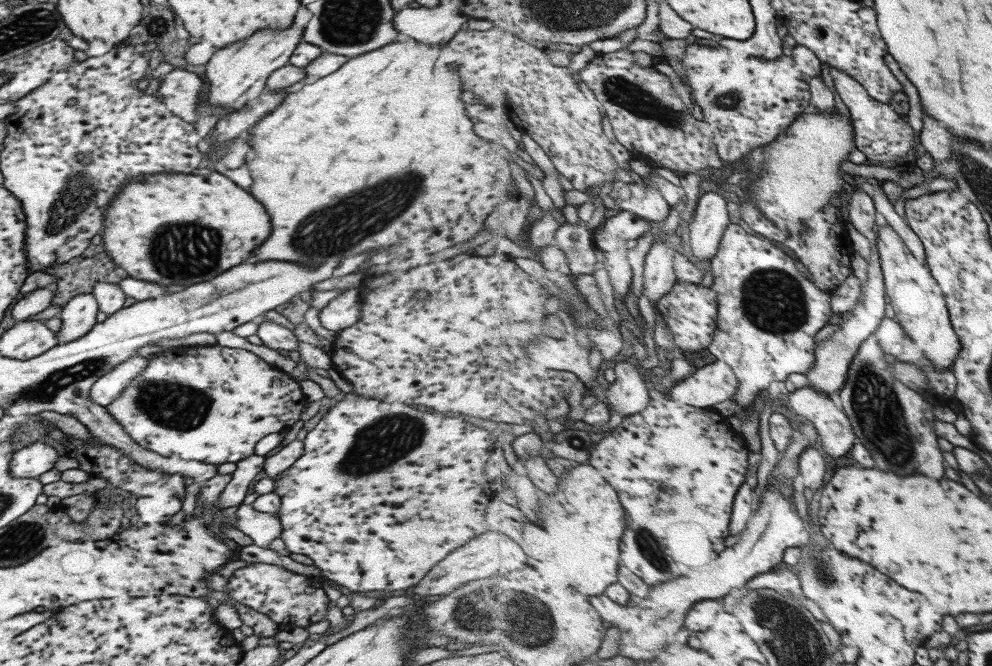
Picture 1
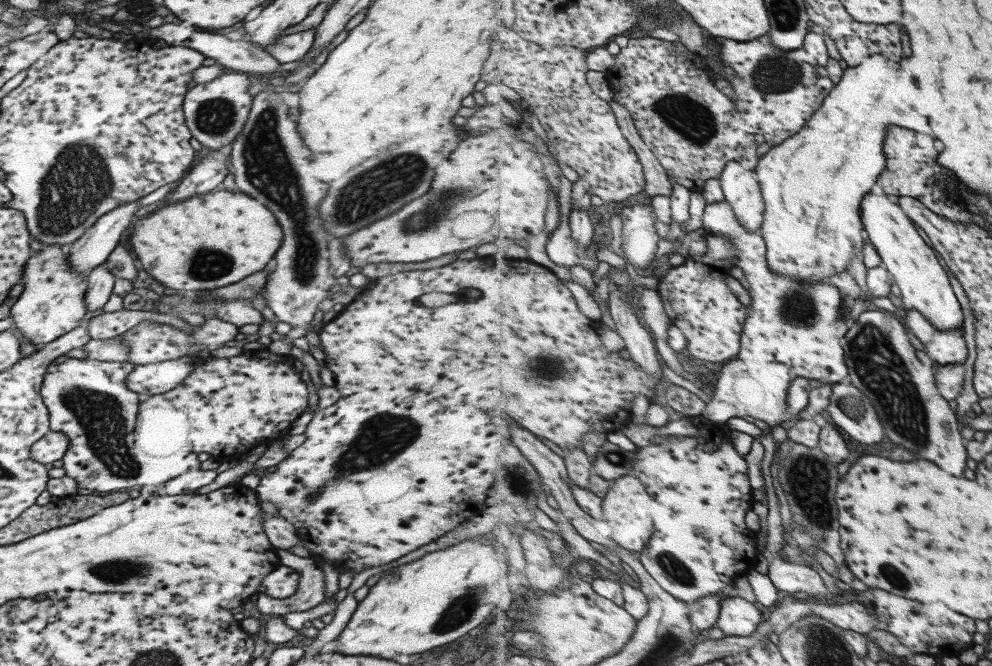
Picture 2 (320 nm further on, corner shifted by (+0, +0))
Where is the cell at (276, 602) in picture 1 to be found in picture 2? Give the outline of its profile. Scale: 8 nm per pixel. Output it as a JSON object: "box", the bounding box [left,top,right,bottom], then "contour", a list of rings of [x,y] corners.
{"box":[259,564,299,602],"contour":[[[280,564],[276,570],[269,572],[263,578],[259,592],[262,592],[268,600],[283,602],[295,594],[298,581],[299,573]]]}

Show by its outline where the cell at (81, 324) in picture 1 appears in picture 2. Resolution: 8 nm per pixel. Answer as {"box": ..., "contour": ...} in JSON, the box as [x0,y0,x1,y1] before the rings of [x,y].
{"box":[84,265,115,315],"contour":[[[99,265],[88,272],[85,280],[87,288],[84,296],[88,315],[100,312],[101,307],[107,302],[107,298],[111,294],[113,280],[115,280],[113,274],[103,265]]]}

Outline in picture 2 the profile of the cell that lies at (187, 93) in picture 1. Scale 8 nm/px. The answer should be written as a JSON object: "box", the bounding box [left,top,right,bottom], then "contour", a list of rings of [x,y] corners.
{"box":[181,73,252,151],"contour":[[[223,73],[214,80],[187,90],[181,104],[185,127],[201,146],[209,151],[217,151],[231,145],[247,121],[252,104],[252,96],[247,94],[247,87],[251,81],[252,77],[246,73]]]}

